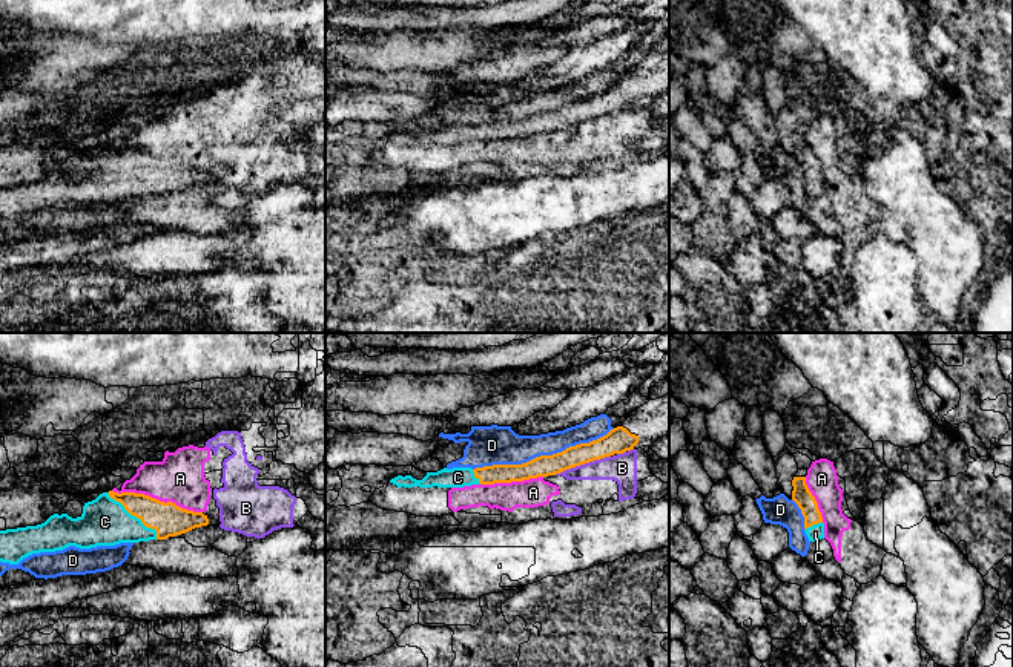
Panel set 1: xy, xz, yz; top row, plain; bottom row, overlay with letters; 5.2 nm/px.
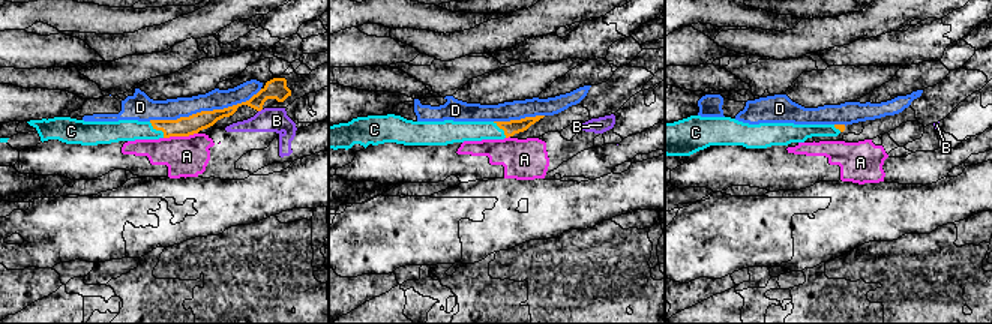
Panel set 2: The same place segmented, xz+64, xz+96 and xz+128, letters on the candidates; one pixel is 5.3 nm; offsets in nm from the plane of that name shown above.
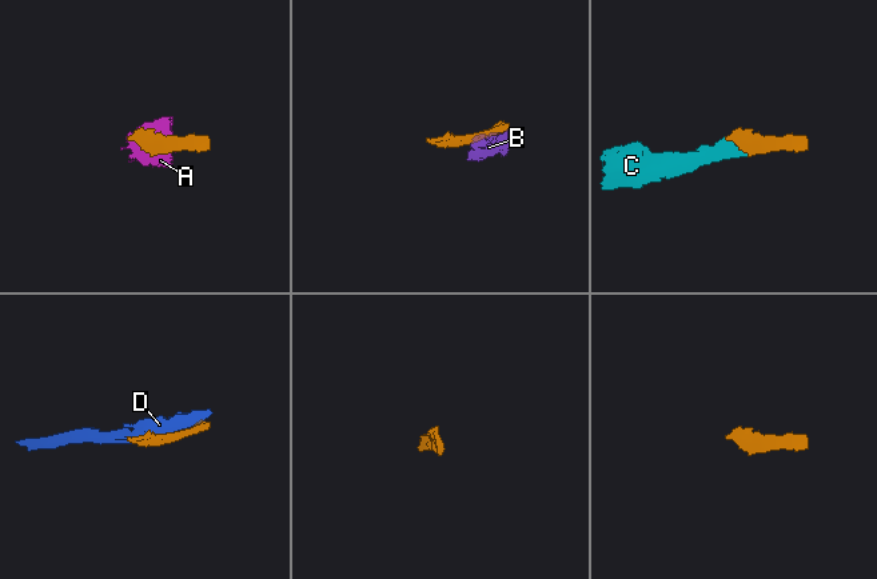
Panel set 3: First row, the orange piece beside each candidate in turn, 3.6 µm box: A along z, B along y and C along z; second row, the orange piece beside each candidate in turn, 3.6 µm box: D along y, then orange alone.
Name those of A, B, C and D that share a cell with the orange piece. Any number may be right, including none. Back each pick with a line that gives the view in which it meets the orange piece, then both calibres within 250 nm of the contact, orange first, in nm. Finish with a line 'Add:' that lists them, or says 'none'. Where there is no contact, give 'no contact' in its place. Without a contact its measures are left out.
C: xy | 170/260 nm
Add: C

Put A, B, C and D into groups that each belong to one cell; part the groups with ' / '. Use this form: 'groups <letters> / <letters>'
groups A B / C / D

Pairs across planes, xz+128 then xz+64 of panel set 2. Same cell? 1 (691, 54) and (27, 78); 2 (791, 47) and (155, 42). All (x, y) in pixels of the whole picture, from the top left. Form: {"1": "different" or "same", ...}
{"1": "different", "2": "same"}

